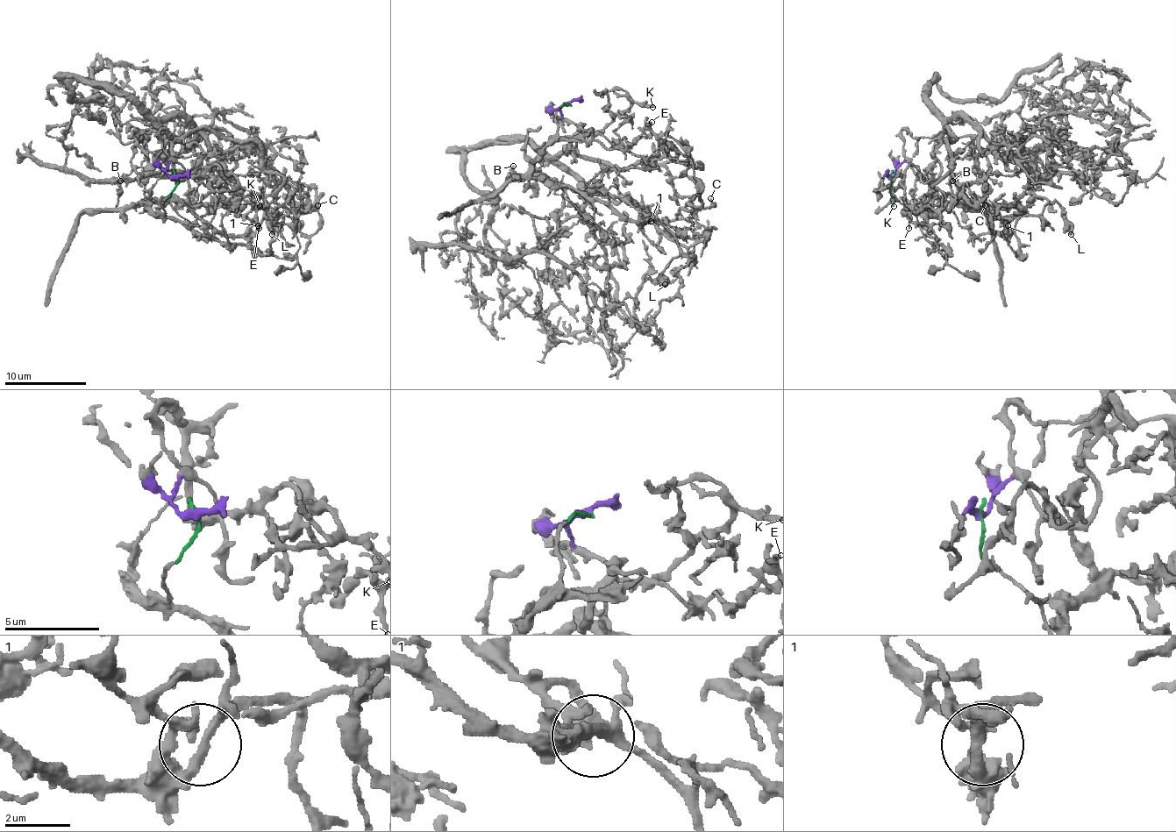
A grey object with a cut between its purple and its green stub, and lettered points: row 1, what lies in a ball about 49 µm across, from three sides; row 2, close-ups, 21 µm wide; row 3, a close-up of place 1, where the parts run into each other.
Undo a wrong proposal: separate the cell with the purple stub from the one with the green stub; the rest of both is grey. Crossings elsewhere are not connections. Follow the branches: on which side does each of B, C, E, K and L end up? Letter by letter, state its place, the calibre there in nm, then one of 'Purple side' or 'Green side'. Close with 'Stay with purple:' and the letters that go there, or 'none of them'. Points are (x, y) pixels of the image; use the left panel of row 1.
B: Place: (120, 181). Thickness 170 nm. Green side
C: Place: (317, 205). Thickness 150 nm. Purple side
E: Place: (259, 228). Thickness 170 nm. Purple side
K: Place: (260, 206). Thickness 180 nm. Purple side
L: Place: (272, 234). Thickness 500 nm. Green side
Stay with purple: C, E, K

